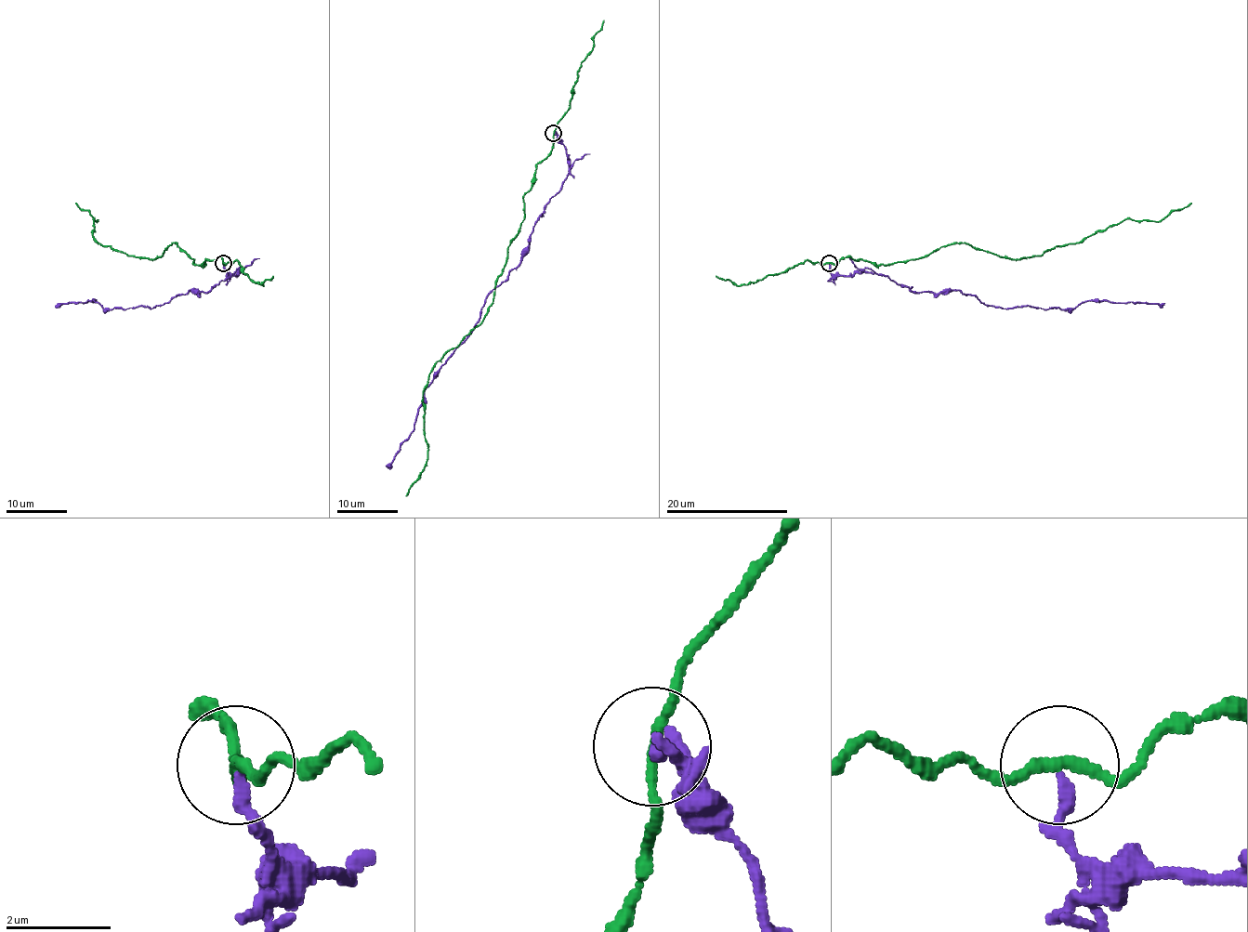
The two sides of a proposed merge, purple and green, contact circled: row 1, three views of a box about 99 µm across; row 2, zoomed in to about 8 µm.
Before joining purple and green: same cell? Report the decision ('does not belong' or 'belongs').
does not belong

